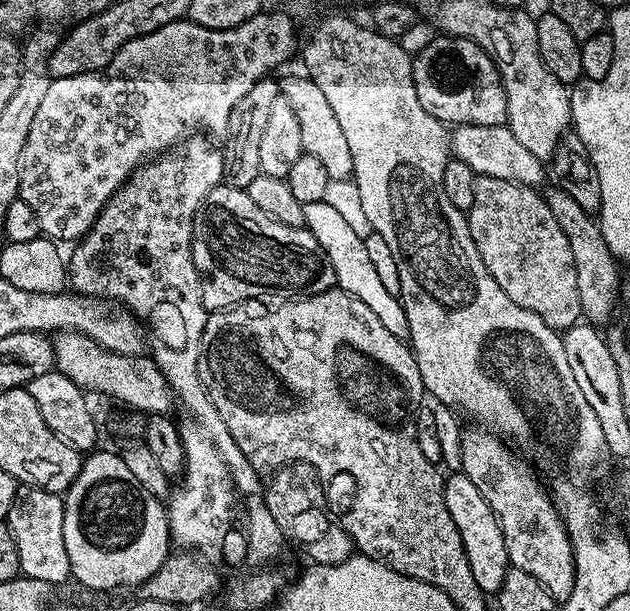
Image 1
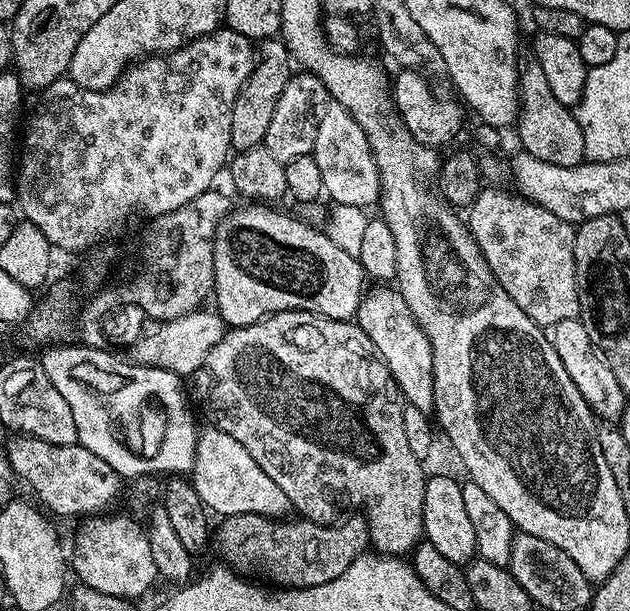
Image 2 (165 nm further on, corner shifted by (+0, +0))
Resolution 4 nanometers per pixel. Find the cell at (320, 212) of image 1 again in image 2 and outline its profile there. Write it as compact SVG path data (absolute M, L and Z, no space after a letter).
M388 286L372 287L365 291L360 301L354 317L355 323L360 325L376 347L376 353L390 370L405 401L418 406L418 410L431 413L434 402L434 358L430 342L422 326L418 326L414 314L410 314L410 306L406 306L399 290L392 289L391 292Z

